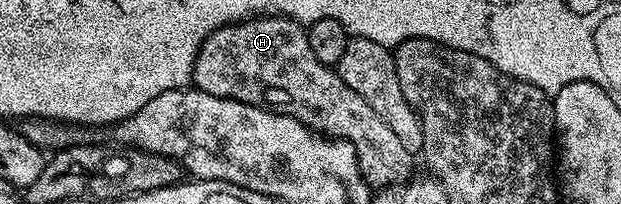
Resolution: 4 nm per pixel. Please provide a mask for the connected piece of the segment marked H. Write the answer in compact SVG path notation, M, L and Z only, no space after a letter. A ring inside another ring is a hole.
M253 16L218 28L198 52L192 69L192 82L195 89L210 92L210 96L249 102L252 106L261 106L276 114L289 114L325 138L338 138L350 143L358 156L362 176L373 188L403 183L413 173L413 155L408 154L406 148L402 148L402 140L390 132L390 124L386 124L386 120L382 120L378 112L374 112L374 108L370 108L370 104L354 92L354 88L347 86L333 67L322 64L318 56L314 56L307 29L292 18Z

